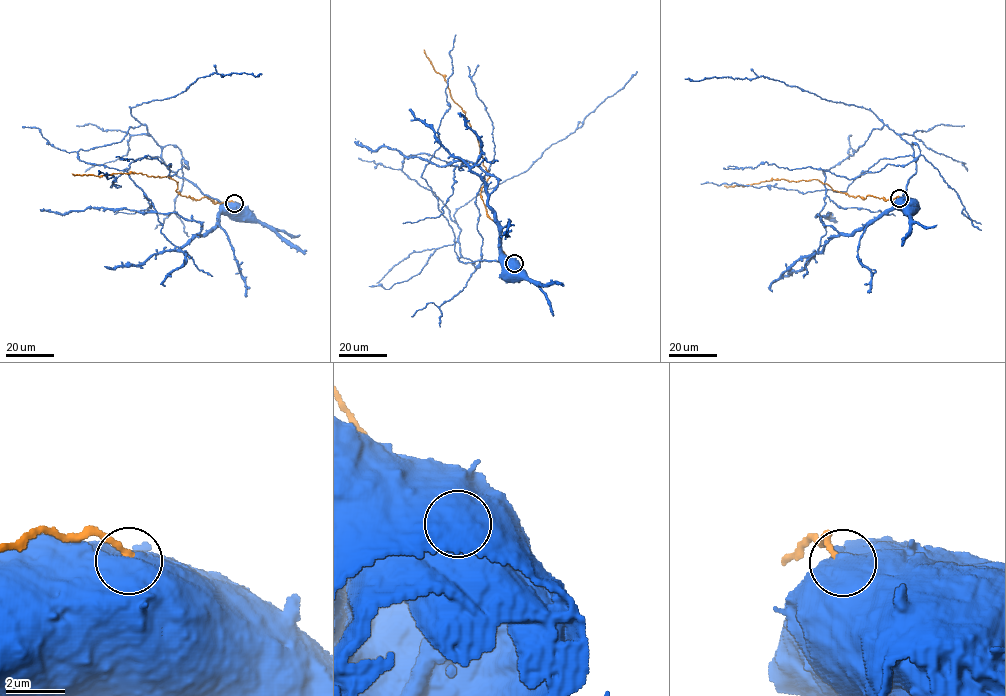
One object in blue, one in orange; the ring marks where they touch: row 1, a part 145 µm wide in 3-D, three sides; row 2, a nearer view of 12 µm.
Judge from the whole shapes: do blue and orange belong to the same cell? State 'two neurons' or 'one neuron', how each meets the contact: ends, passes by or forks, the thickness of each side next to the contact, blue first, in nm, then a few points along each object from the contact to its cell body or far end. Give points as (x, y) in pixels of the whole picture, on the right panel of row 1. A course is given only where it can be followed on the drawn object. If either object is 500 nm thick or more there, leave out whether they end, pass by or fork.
two neurons; 1050 nm thick on the blue side, 240 nm on the other; blue runs (899, 198), (912, 203); orange runs (899, 198), (849, 196), (816, 179), (724, 186)

